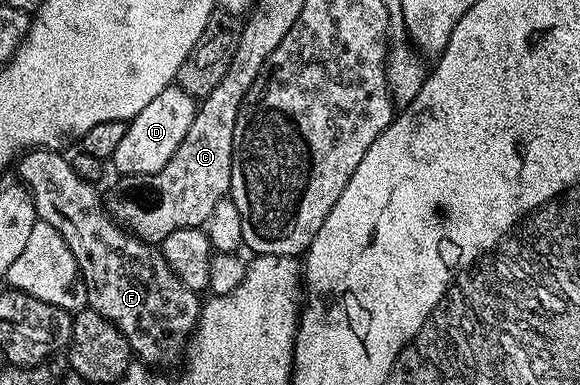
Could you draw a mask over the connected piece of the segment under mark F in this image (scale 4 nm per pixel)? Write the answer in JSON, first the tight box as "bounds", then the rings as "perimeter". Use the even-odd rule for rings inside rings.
{"bounds":[19,149,202,365],"perimeter":[[[33,149],[19,156],[19,167],[19,182],[32,195],[37,220],[54,225],[62,233],[62,241],[70,245],[70,253],[74,253],[88,291],[87,306],[124,334],[139,362],[160,365],[156,363],[172,363],[179,355],[181,358],[200,319],[202,299],[174,277],[159,246],[144,242],[120,226],[109,215],[101,192],[99,195],[93,184],[74,173],[67,154]]]}

